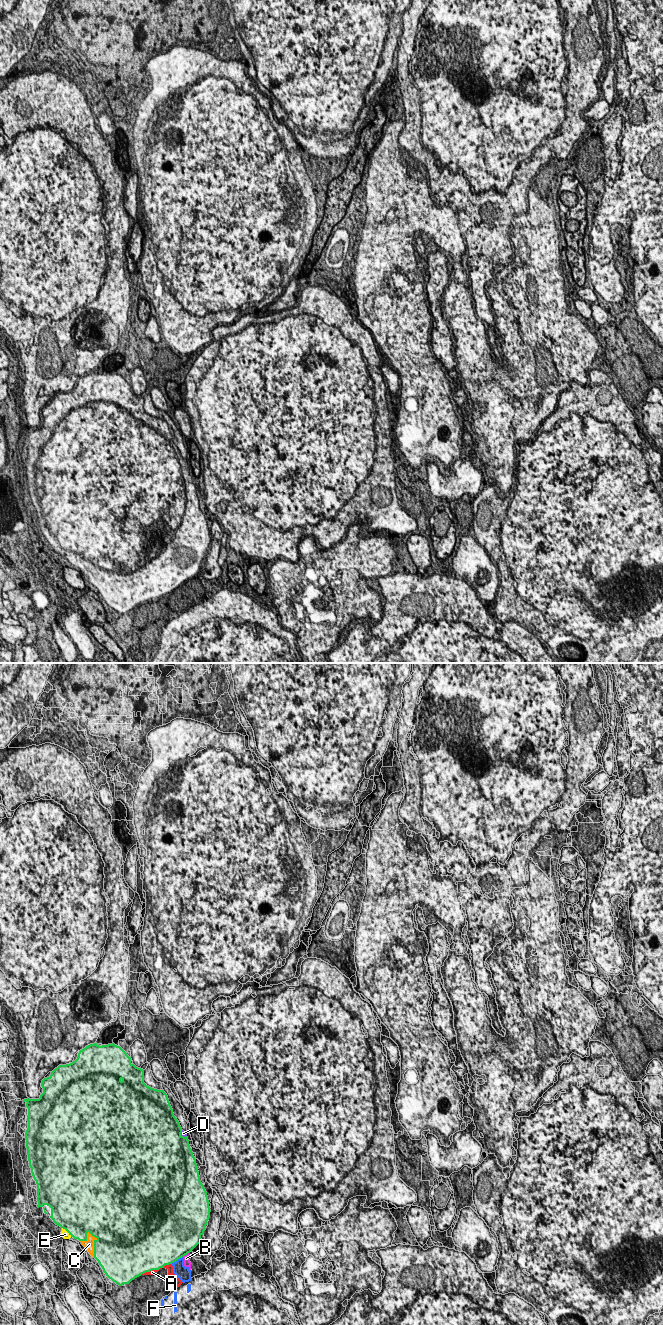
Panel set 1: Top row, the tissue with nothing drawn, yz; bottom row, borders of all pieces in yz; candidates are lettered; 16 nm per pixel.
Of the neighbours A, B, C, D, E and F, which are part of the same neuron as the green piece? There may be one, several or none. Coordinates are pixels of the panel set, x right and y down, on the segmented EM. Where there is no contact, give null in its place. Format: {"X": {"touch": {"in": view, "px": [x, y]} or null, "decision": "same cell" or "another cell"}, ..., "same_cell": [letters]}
{"A": {"touch": {"in": "yz", "px": [166, 1264]}, "decision": "another cell"}, "B": {"touch": {"in": "yz", "px": [185, 1254]}, "decision": "same cell"}, "C": {"touch": {"in": "yz", "px": [94, 1244]}, "decision": "same cell"}, "D": {"touch": {"in": "yz", "px": [180, 1134]}, "decision": "same cell"}, "E": {"touch": {"in": "yz", "px": [67, 1231]}, "decision": "same cell"}, "F": {"touch": {"in": "yz", "px": [176, 1260]}, "decision": "same cell"}, "same_cell": ["B", "C", "D", "E", "F"]}

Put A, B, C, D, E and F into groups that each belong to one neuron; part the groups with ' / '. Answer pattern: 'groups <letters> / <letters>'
groups A / B C D E F

